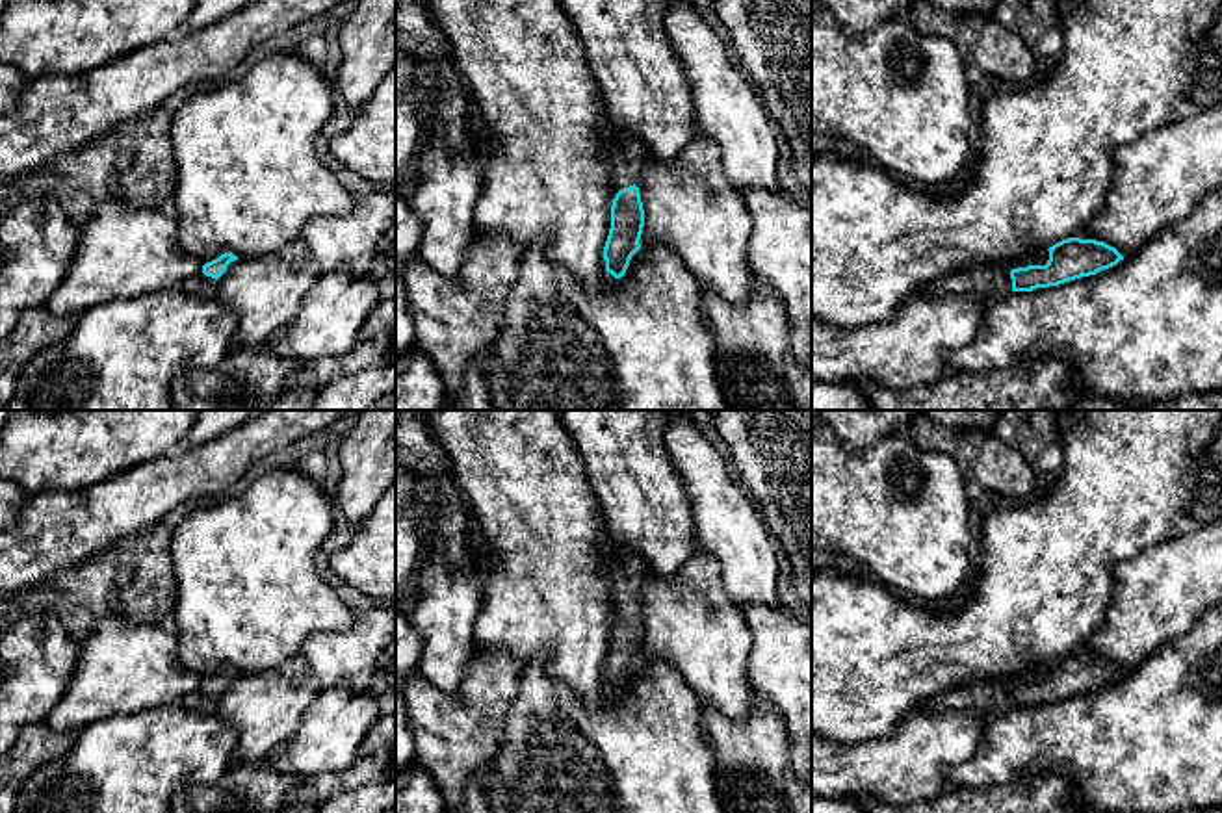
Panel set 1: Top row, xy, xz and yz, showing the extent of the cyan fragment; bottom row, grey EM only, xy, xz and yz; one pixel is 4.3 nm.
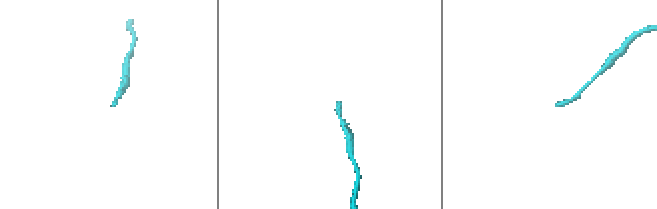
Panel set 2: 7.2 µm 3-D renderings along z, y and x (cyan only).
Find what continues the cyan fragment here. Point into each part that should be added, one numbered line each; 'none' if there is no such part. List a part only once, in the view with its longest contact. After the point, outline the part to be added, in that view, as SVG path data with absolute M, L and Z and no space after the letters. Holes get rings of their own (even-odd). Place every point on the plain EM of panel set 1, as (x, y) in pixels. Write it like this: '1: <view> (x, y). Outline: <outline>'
1: xz (623, 567). Outline: M605 525L596 533L594 540L602 553L600 570L609 579L609 600L618 609L635 600L646 564L639 553L618 546Z

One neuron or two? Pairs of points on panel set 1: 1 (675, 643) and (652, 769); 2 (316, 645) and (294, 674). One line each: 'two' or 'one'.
1: two
2: two

